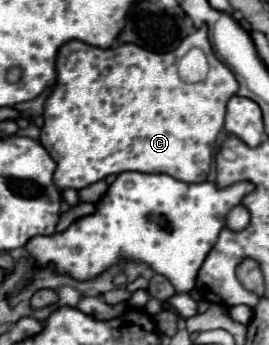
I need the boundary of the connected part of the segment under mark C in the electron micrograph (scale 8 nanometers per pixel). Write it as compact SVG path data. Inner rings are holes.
M207 25L199 27L193 35L185 37L181 41L181 45L175 49L175 51L169 51L169 53L151 53L139 45L123 45L123 47L113 47L113 49L97 49L97 47L89 47L81 41L69 41L65 43L61 49L59 49L59 55L57 55L57 85L53 87L47 103L45 103L45 127L41 131L41 145L51 153L51 157L55 159L57 163L57 169L53 173L53 181L55 185L63 191L63 189L83 189L99 179L105 179L107 175L117 175L117 173L123 173L123 171L141 171L141 173L165 173L165 175L171 175L179 181L185 181L185 183L201 183L207 179L207 173L209 173L209 167L211 167L211 157L213 157L213 145L215 145L215 139L223 127L223 119L225 119L225 105L227 101L237 93L239 89L239 83L235 79L235 75L231 73L229 67L225 67L213 53L211 49L211 43L209 43L209 37L207 37ZM193 47L199 47L205 51L207 59L209 59L209 73L203 81L197 81L197 83L185 83L181 81L179 77L179 71L177 71L177 63L179 59ZM107 55L117 55L121 57L123 65L117 65L113 67L113 71L103 71L103 59Z

